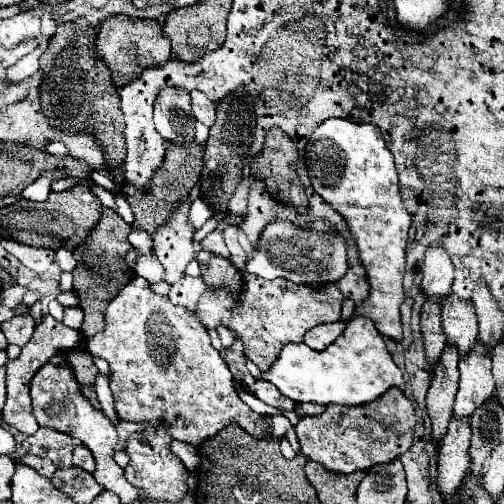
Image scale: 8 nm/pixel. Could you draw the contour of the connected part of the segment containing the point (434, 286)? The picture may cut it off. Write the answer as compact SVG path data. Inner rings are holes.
M429 246L423 262L423 292L425 296L445 298L451 292L453 262L441 246Z

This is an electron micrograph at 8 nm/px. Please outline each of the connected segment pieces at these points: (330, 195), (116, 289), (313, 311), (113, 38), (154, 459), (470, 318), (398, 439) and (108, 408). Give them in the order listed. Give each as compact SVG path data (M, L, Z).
M329 118L311 134L305 148L305 164L313 190L347 220L359 248L359 258L367 270L369 296L355 306L353 316L371 318L379 334L399 342L403 338L399 306L405 300L401 282L411 216L401 202L393 154L381 130L373 124Z
M103 208L101 220L95 226L93 234L87 238L87 242L83 246L79 246L73 252L75 260L77 260L77 266L73 270L73 276L75 276L73 292L79 296L81 308L85 312L85 322L81 326L81 332L87 338L105 330L105 308L121 292L121 286L125 286L125 282L129 282L133 278L133 274L131 274L133 270L125 262L125 256L131 250L131 244L127 240L129 230L131 230L131 226L123 218L119 218L109 208Z
M245 274L239 294L231 294L225 288L207 290L199 300L197 316L205 326L231 326L231 330L243 340L249 360L255 362L261 372L267 372L285 344L303 342L305 332L313 326L339 322L341 300L331 298L325 290L293 286L293 282L285 278L263 280L259 276Z
M115 14L105 18L105 22L99 26L97 50L105 60L105 64L111 68L115 86L125 86L135 78L139 78L145 66L163 64L171 58L171 42L169 38L163 36L163 28L157 20L151 20L151 18L139 20L125 14Z
M157 424L141 434L131 434L127 438L125 452L129 454L129 464L125 466L125 478L133 482L143 494L147 494L151 500L169 500L179 502L187 492L187 478L189 472L183 466L183 462L169 450L171 436L167 434L165 426Z
M451 292L441 302L441 310L447 340L451 340L459 348L459 354L467 354L473 348L473 342L477 342L477 314L473 314L473 302L461 302L461 298L457 298L457 294Z
M399 388L387 390L381 398L361 406L329 404L321 416L305 416L295 426L301 452L323 464L327 470L349 474L355 470L369 470L375 464L387 464L403 456L413 444L413 430L417 424L413 404Z
M103 374L97 376L95 392L97 392L97 400L99 400L99 404L101 404L103 414L105 414L109 420L113 420L113 424L117 424L119 418L117 418L115 408L113 408L113 396L111 396L111 390L109 390L109 378L107 378L107 376L103 376Z

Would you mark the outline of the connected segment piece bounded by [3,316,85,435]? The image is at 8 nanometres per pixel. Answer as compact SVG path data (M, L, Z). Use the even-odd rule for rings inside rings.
M43 316L41 324L35 326L35 334L31 338L31 342L27 342L27 346L23 346L23 352L7 364L7 400L5 400L5 422L15 428L15 430L24 434L34 434L39 428L39 424L35 422L33 414L31 414L31 398L29 398L29 384L31 378L35 376L35 372L45 366L59 350L85 350L85 336L83 336L83 346L79 344L79 332L67 328L65 324L57 322L53 316Z

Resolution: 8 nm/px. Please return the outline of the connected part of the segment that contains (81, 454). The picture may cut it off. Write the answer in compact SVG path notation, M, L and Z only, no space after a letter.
M77 446L73 450L73 466L79 466L83 468L85 472L93 472L95 470L95 458L91 454L91 450L87 446Z

